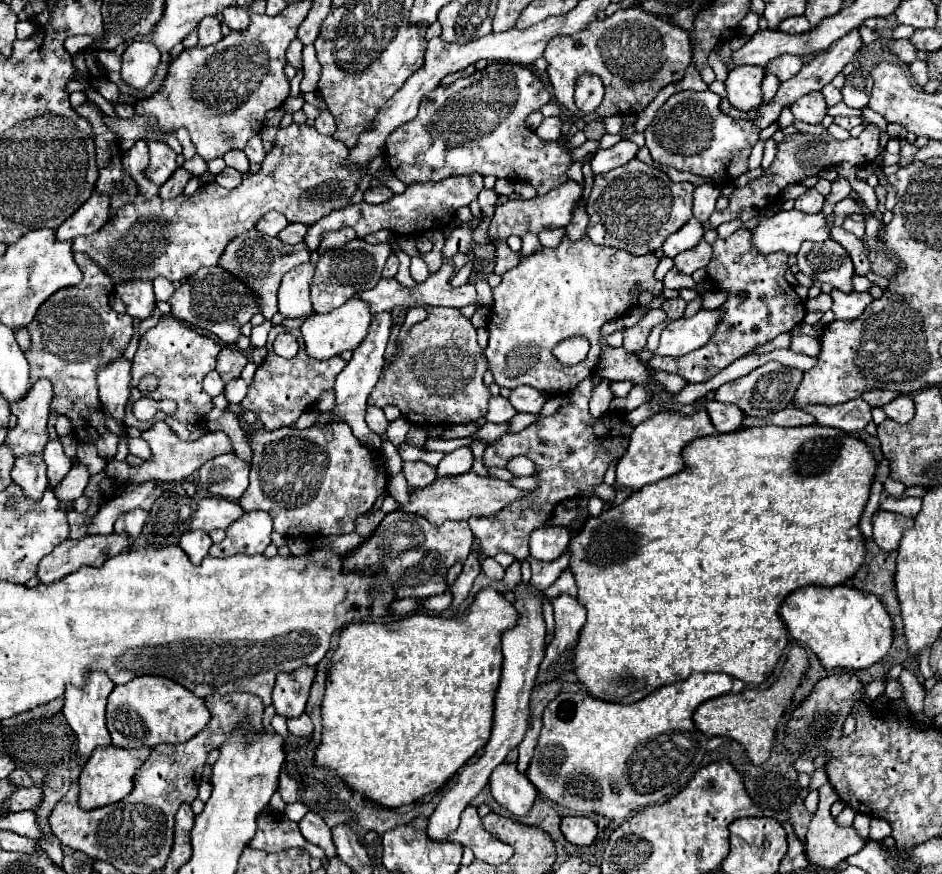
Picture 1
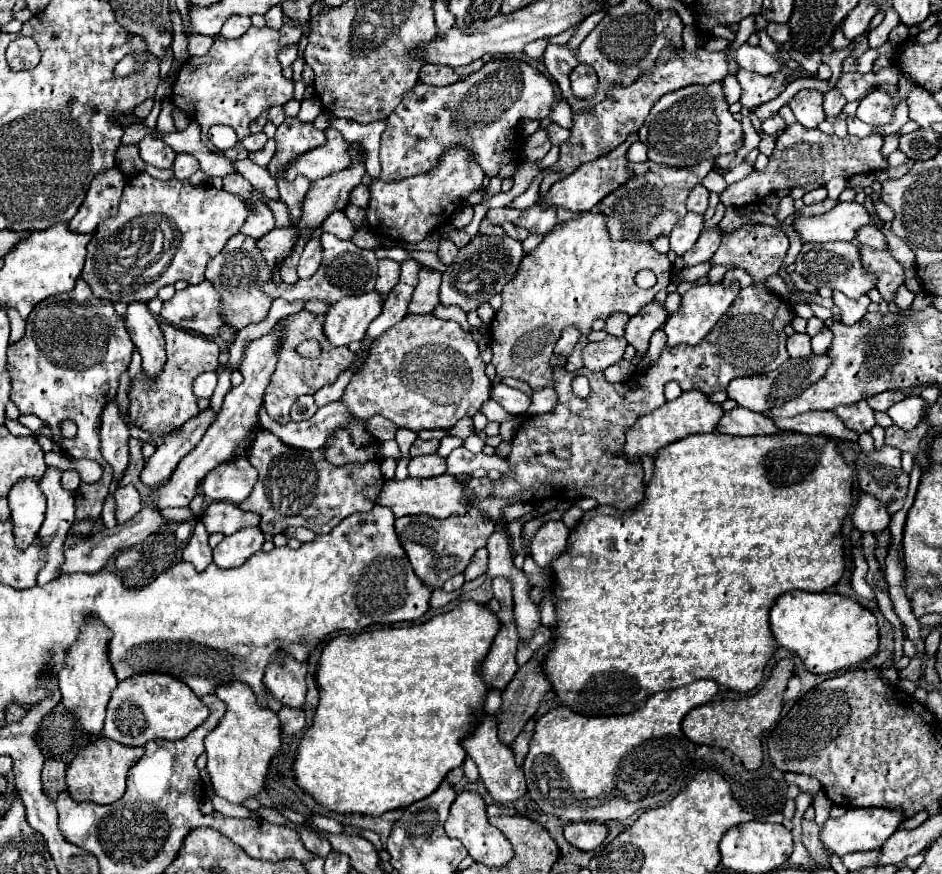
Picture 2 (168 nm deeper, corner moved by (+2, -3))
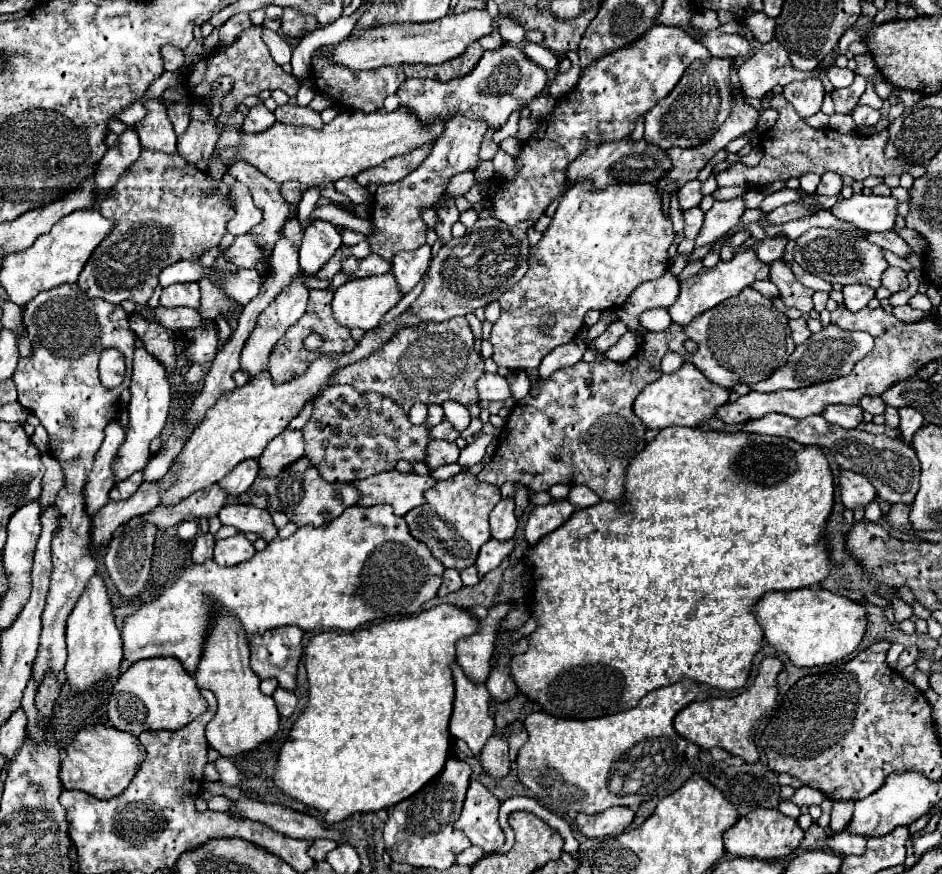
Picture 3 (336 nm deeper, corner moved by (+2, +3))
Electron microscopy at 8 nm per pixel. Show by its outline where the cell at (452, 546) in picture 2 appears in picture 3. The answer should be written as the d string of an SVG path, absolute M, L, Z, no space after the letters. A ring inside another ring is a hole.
M458 473L446 481L438 481L426 495L426 503L408 511L404 521L408 523L410 535L422 541L432 551L444 567L454 567L458 571L474 565L480 547L490 539L488 515L500 501L500 489L494 485L476 485L472 473Z

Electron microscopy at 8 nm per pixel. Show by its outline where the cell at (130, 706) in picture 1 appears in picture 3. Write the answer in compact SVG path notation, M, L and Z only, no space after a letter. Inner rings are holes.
M154 657L148 661L138 661L130 665L116 685L112 687L108 701L108 719L120 731L130 731L140 735L144 731L176 731L188 725L192 719L206 711L208 703L200 695L196 681L186 673L180 661L172 657Z

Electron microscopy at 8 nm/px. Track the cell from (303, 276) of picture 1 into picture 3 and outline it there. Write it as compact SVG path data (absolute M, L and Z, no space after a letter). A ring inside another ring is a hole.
M320 219L314 221L304 231L304 237L302 237L300 269L306 275L316 275L340 245L342 245L342 237L332 223L320 221Z

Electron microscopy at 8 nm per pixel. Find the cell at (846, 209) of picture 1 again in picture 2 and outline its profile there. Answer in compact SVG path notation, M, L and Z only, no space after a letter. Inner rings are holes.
M873 173L854 175L846 180L846 186L850 188L856 188L862 186L863 188L871 186L871 184L876 180Z

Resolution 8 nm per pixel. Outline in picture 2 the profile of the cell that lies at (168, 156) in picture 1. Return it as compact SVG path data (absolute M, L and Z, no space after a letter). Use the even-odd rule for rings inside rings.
M142 139L140 141L140 157L154 165L156 169L170 169L174 163L176 153L166 143L160 143L160 139Z

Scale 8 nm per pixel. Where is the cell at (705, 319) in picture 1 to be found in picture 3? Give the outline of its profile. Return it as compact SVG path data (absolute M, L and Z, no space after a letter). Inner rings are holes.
M744 251L734 255L728 263L718 263L712 269L704 269L698 275L692 275L690 279L686 279L680 285L680 295L676 299L676 303L668 309L672 321L676 321L678 325L690 325L698 315L706 313L708 309L716 307L718 303L738 295L746 285L752 285L756 279L768 279L768 265L764 265L752 251Z

